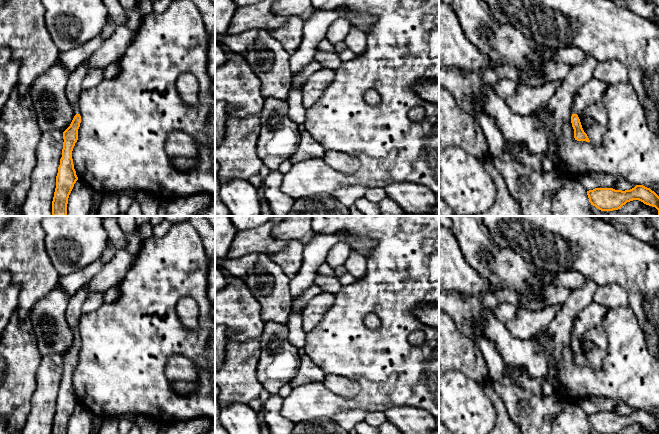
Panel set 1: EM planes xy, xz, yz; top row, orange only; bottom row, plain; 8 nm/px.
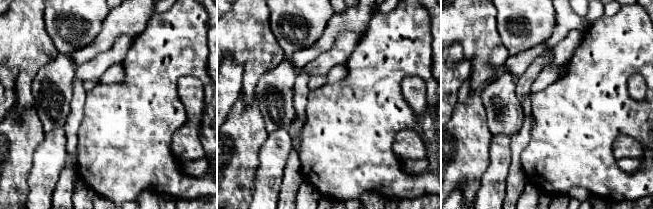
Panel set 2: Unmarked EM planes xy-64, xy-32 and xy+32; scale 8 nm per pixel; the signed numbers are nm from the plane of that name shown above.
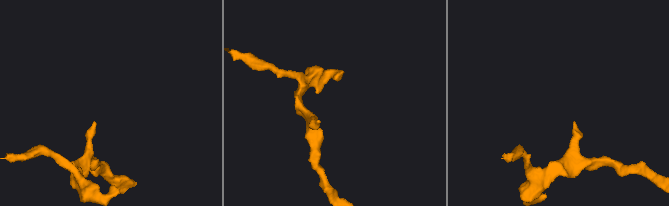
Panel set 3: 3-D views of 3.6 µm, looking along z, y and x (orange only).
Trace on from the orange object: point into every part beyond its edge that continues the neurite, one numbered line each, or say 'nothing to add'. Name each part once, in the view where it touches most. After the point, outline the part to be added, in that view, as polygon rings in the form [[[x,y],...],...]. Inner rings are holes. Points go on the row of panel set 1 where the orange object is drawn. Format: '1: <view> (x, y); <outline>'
1: yz (591, 92); [[[592,78],[584,84],[578,91],[573,104],[573,114],[579,114],[583,109],[596,102],[602,102],[602,97],[608,84],[598,79]]]

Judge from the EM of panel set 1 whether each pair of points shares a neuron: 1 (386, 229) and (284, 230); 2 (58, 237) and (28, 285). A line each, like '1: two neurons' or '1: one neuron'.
1: two neurons
2: two neurons

